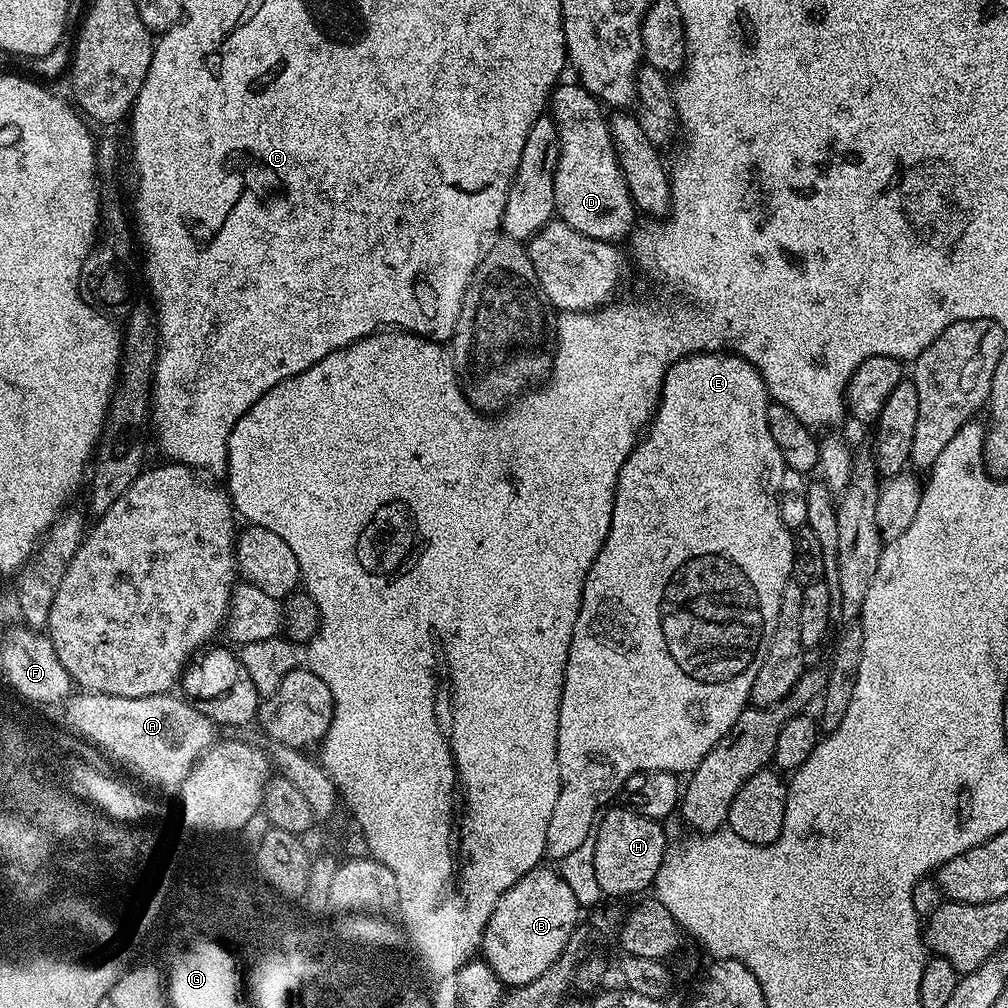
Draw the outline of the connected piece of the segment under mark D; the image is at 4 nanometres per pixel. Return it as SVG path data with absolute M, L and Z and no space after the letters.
M579 82L571 83L557 84L550 97L550 115L556 123L560 143L554 174L555 215L578 230L578 234L586 234L586 238L620 242L623 236L625 239L631 233L638 213L618 166L608 129L609 117L604 116L605 109L596 97Z

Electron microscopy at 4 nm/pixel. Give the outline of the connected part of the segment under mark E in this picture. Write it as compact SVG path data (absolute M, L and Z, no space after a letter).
M699 352L696 356L683 356L668 368L660 391L660 402L632 453L622 462L614 494L614 514L606 542L598 550L598 558L586 574L582 590L582 602L578 610L578 622L568 651L566 674L562 686L562 698L558 710L558 770L560 793L554 802L554 814L550 814L550 826L546 826L545 857L549 861L565 860L582 842L593 835L598 813L624 791L624 784L639 772L691 773L702 758L714 750L716 743L738 722L744 708L749 707L754 678L762 670L766 650L770 650L770 638L774 638L774 626L778 622L782 590L793 579L795 562L794 536L784 525L780 513L780 500L776 495L784 484L786 465L778 442L770 435L768 406L770 397L760 372L740 356L723 352Z

